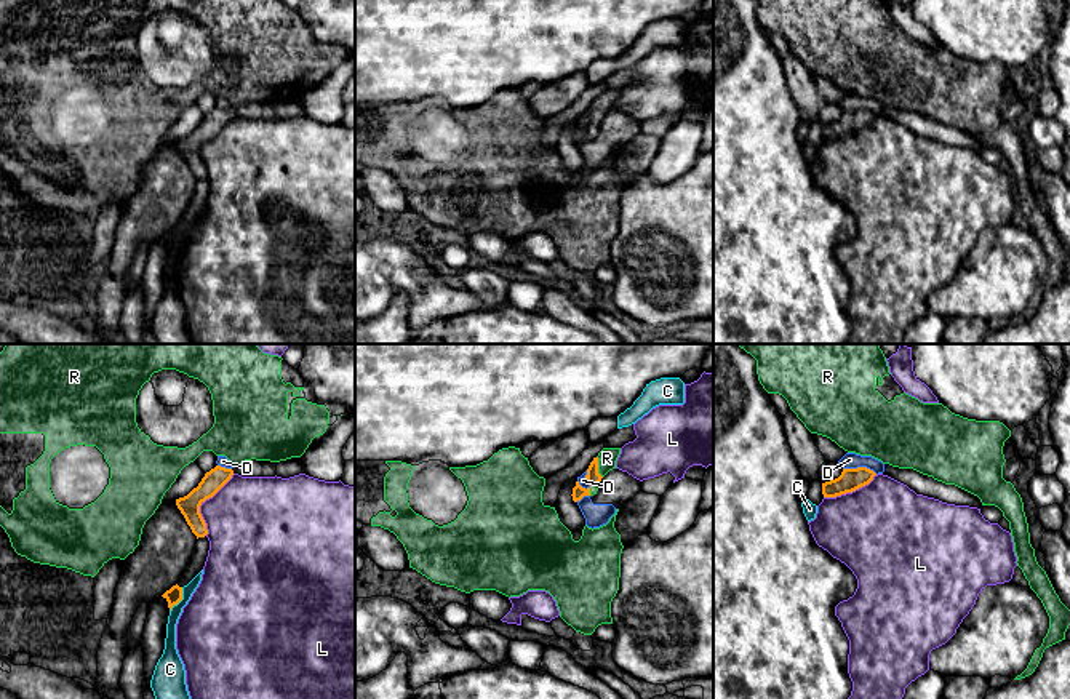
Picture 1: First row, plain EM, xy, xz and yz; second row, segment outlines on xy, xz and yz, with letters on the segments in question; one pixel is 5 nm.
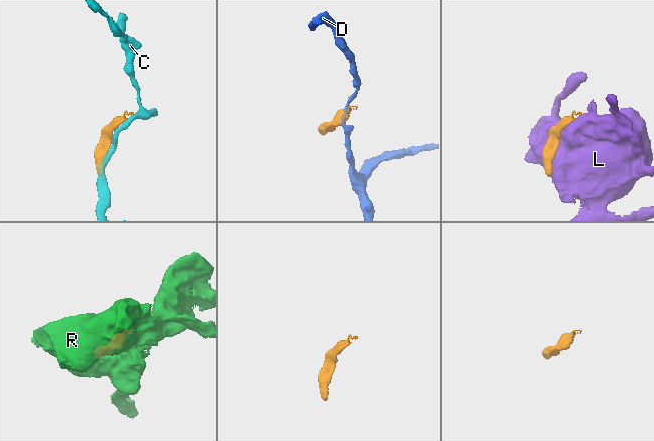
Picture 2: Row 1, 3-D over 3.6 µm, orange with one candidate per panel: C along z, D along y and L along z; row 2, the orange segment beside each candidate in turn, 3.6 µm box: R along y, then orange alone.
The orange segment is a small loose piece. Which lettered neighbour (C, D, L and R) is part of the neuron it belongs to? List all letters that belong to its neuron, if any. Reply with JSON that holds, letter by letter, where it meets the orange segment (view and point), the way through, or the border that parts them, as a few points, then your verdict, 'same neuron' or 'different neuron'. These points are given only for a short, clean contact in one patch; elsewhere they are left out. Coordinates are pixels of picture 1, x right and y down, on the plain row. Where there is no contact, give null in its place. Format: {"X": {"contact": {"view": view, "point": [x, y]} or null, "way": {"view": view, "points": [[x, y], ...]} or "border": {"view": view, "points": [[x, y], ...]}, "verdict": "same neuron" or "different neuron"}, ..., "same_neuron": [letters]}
{"C": {"contact": {"view": "xy", "point": [179, 242]}, "border": {"view": "xy", "points": [[183, 229], [183, 239], [170, 253]]}, "verdict": "different neuron"}, "D": {"contact": {"view": "yz", "point": [861, 109]}, "border": {"view": "yz", "points": [[843, 109], [869, 109], [877, 115]]}, "verdict": "different neuron"}, "L": {"contact": {"view": "xy", "point": [200, 146]}, "verdict": "different neuron"}, "R": {"contact": {"view": "xz", "point": [597, 109]}, "way": {"view": "xz", "points": [[594, 119], [597, 109], [606, 99]]}, "verdict": "same neuron"}, "same_neuron": ["R"]}

